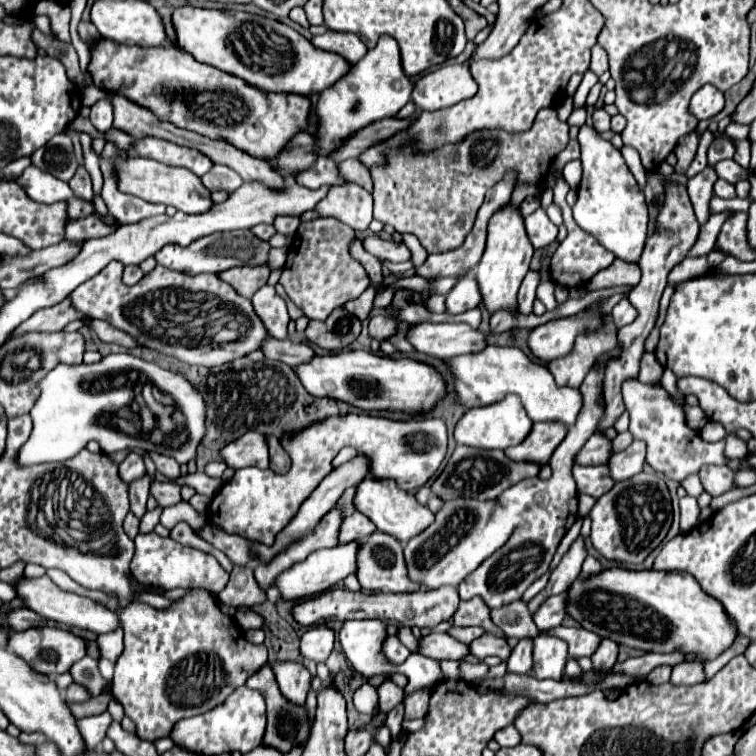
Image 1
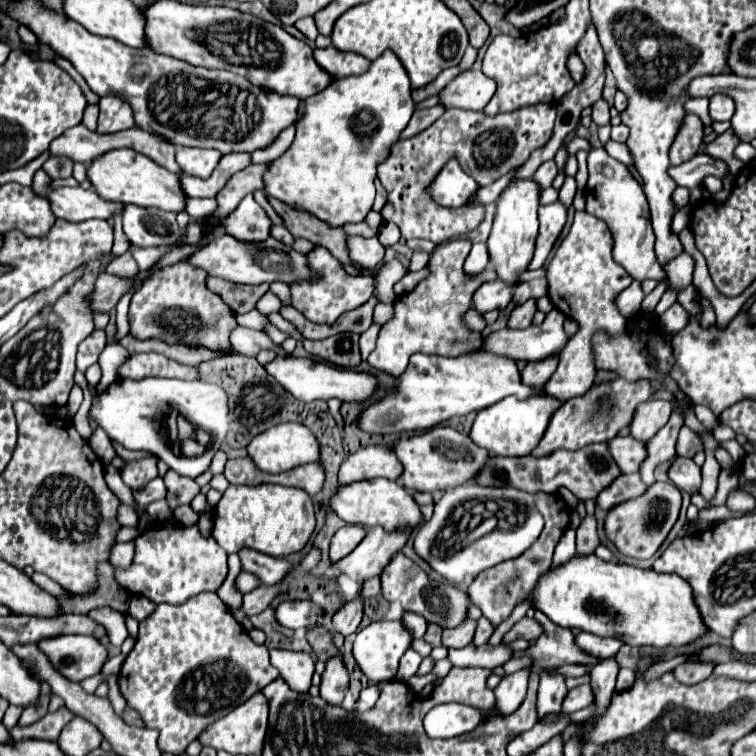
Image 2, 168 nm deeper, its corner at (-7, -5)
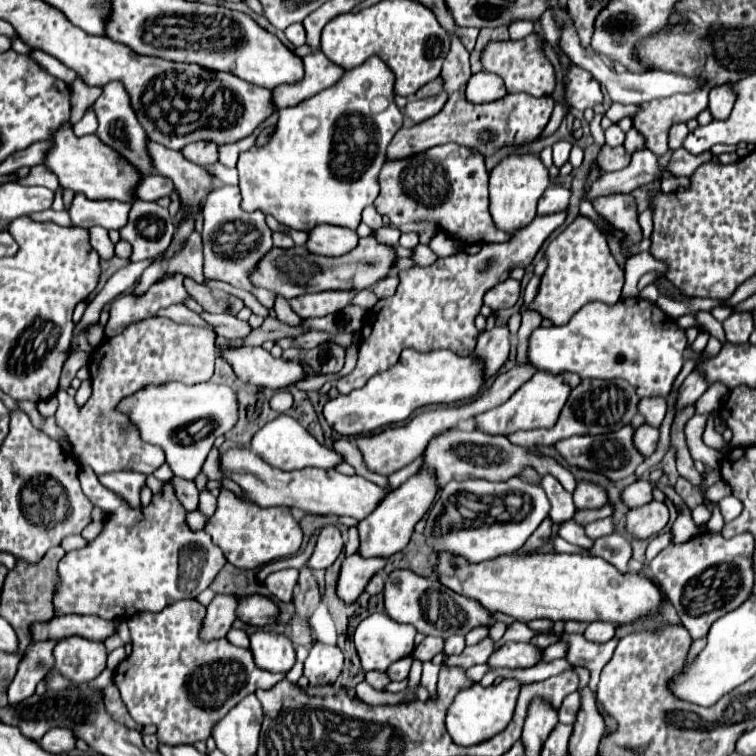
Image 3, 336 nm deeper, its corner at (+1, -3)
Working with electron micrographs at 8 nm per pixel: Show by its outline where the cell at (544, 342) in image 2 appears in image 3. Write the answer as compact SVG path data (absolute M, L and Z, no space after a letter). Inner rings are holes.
M620 298L614 306L606 306L602 302L590 302L582 306L568 324L564 326L550 326L550 328L536 328L530 336L528 358L538 370L548 370L552 374L572 372L580 378L624 378L628 380L640 398L660 396L666 398L672 390L676 376L684 364L684 350L686 350L686 332L666 316L656 304L644 298Z

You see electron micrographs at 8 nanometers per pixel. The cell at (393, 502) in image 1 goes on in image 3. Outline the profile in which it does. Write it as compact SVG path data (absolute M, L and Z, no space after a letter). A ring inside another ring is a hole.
M228 448L220 454L220 468L224 472L222 478L234 480L246 496L262 506L286 506L298 508L310 514L334 514L334 516L352 516L356 520L366 518L378 506L378 502L386 496L386 490L368 482L362 476L344 476L338 470L322 470L322 468L304 468L284 472L268 462L264 462L252 448Z

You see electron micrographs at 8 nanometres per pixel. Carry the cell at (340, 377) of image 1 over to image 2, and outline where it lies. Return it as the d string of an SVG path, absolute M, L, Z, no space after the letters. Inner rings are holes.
M290 356L290 358L274 358L266 366L266 370L288 392L292 392L302 402L314 402L314 400L328 402L330 398L338 398L340 402L364 404L378 390L378 378L372 372L360 372L360 370L352 370L352 368L338 368L338 366L318 362L318 360L312 360L312 358L294 358L294 356Z

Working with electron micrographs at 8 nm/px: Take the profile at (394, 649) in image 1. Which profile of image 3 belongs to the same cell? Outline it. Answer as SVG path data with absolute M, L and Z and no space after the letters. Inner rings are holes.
M406 656L406 658L402 658L402 660L398 660L398 662L394 662L390 668L388 668L388 678L392 680L392 682L400 682L400 680L406 680L408 678L408 672L410 672L410 664L412 664L412 660Z

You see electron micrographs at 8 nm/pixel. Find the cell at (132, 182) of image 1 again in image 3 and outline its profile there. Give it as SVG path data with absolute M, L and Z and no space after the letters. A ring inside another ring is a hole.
M66 124L50 136L52 146L46 152L44 166L58 176L60 188L70 188L72 192L80 192L90 200L124 200L134 202L132 190L140 180L140 174L130 166L126 158L116 154L110 146L106 146L96 134L92 136L74 136L72 124Z

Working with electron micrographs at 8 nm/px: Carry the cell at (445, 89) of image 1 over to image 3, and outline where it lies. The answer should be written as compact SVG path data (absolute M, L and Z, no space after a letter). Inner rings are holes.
M484 70L478 72L478 74L472 74L472 78L468 80L468 86L466 86L466 98L474 104L500 100L506 94L508 92L504 88L502 78L498 78L498 74L484 72Z

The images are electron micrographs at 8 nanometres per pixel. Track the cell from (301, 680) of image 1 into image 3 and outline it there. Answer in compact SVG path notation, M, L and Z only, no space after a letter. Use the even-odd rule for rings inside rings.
M256 630L250 638L250 652L256 666L268 672L288 672L294 666L294 644L278 632Z

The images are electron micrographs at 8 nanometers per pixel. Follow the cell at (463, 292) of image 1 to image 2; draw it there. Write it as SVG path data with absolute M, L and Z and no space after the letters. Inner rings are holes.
M494 280L494 282L486 282L478 288L478 292L474 292L472 296L472 308L480 314L490 312L490 310L502 310L510 304L512 300L512 286L502 282L502 280Z

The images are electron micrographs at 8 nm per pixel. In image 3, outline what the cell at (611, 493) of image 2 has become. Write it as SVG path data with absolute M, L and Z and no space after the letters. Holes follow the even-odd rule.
M636 480L622 492L622 502L626 502L630 508L632 506L642 506L646 502L652 502L652 484L646 480Z

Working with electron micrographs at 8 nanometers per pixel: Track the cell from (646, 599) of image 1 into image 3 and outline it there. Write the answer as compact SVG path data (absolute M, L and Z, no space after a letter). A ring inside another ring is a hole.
M438 554L434 576L442 586L474 598L490 612L502 612L518 622L536 618L612 622L614 626L634 622L642 614L656 612L662 602L660 590L640 574L620 574L602 558L586 554L504 554L482 564L466 562L456 554Z

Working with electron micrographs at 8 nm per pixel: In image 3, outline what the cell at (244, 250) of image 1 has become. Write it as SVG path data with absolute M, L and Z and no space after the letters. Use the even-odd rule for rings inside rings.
M366 236L358 240L358 246L350 254L342 254L336 258L330 256L318 256L308 252L304 246L294 246L288 250L272 248L266 258L256 266L252 278L252 284L258 288L272 290L286 300L302 296L302 294L314 294L322 290L368 290L376 282L390 276L394 264L396 264L396 248L388 244L380 244L374 236Z

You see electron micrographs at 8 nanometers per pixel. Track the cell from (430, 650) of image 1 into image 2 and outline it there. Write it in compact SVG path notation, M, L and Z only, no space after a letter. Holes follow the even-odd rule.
M482 644L482 646L466 646L466 648L448 648L448 660L454 666L460 668L496 668L502 666L506 660L510 660L512 650L506 646L492 646L492 644Z

